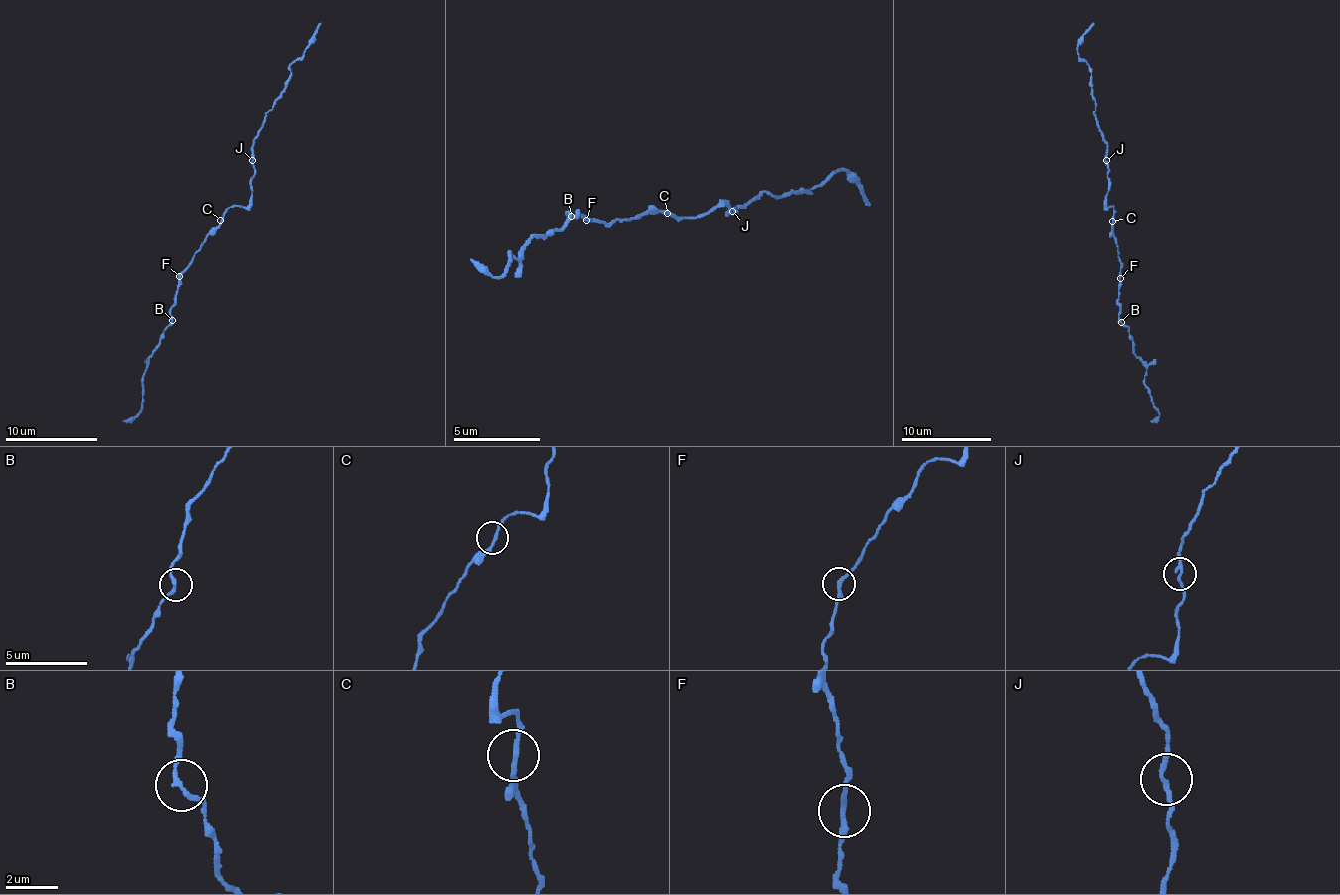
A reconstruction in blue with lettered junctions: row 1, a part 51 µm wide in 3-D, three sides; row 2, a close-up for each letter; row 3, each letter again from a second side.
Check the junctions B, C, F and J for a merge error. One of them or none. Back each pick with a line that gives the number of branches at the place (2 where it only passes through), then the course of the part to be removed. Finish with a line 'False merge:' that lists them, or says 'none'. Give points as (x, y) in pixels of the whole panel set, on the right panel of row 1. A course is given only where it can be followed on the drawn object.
False merge: none

